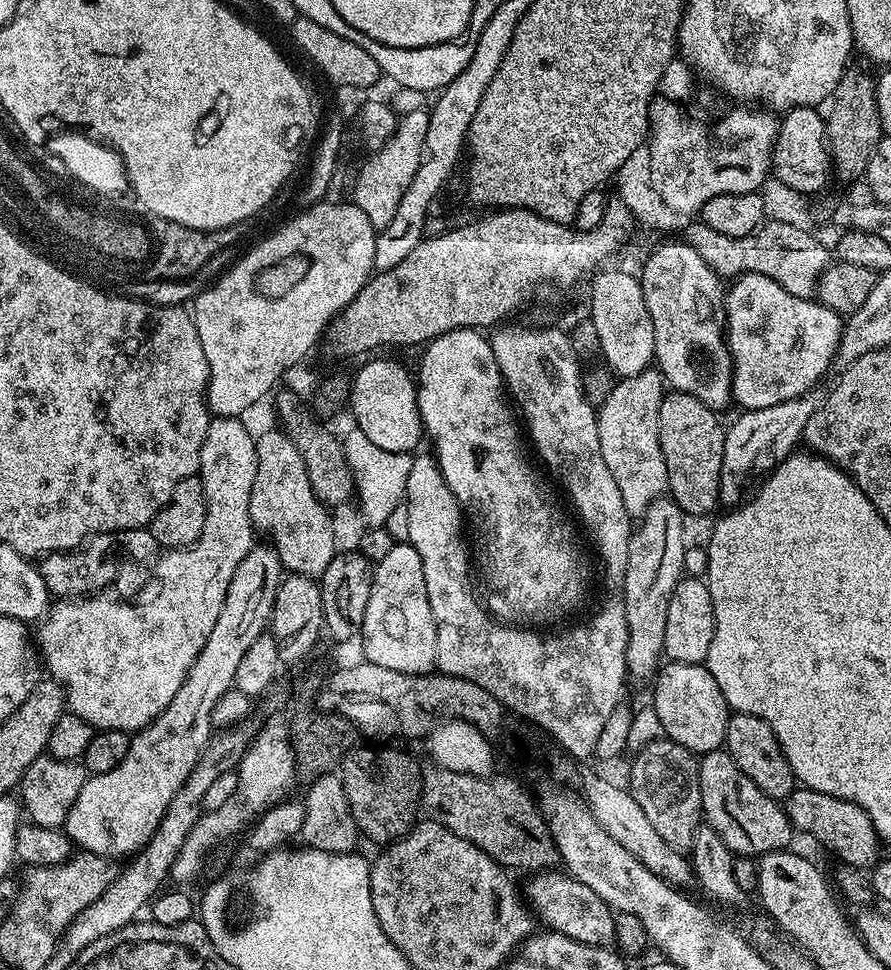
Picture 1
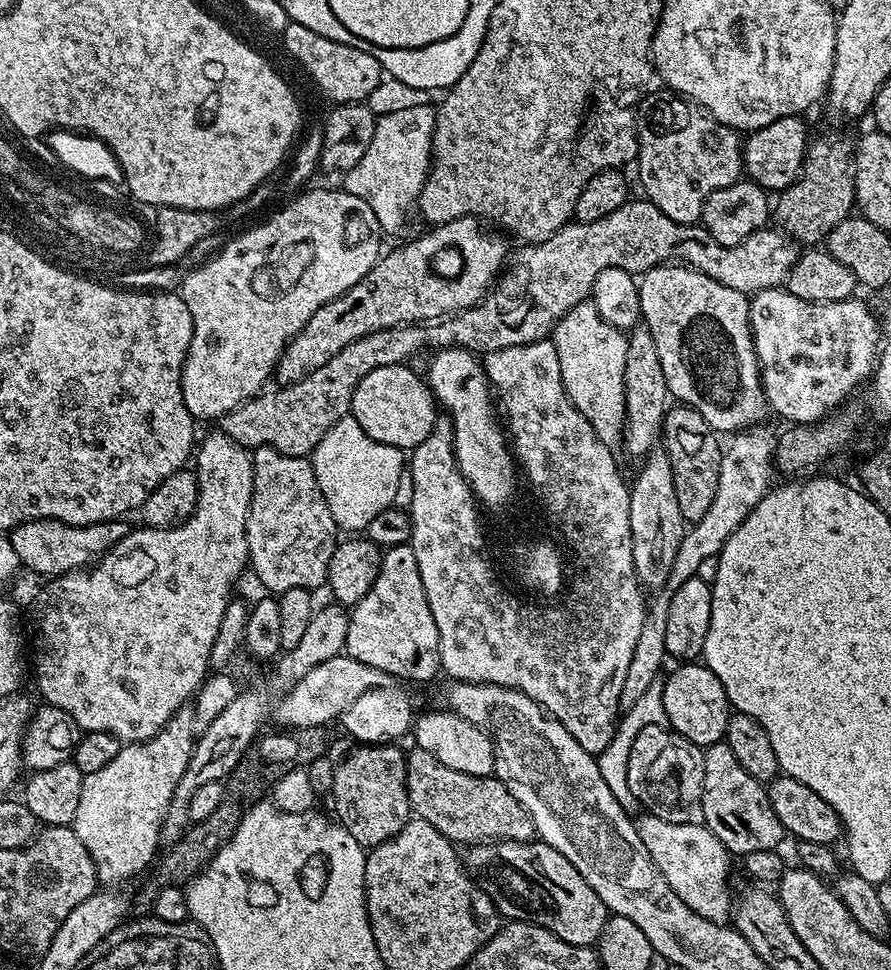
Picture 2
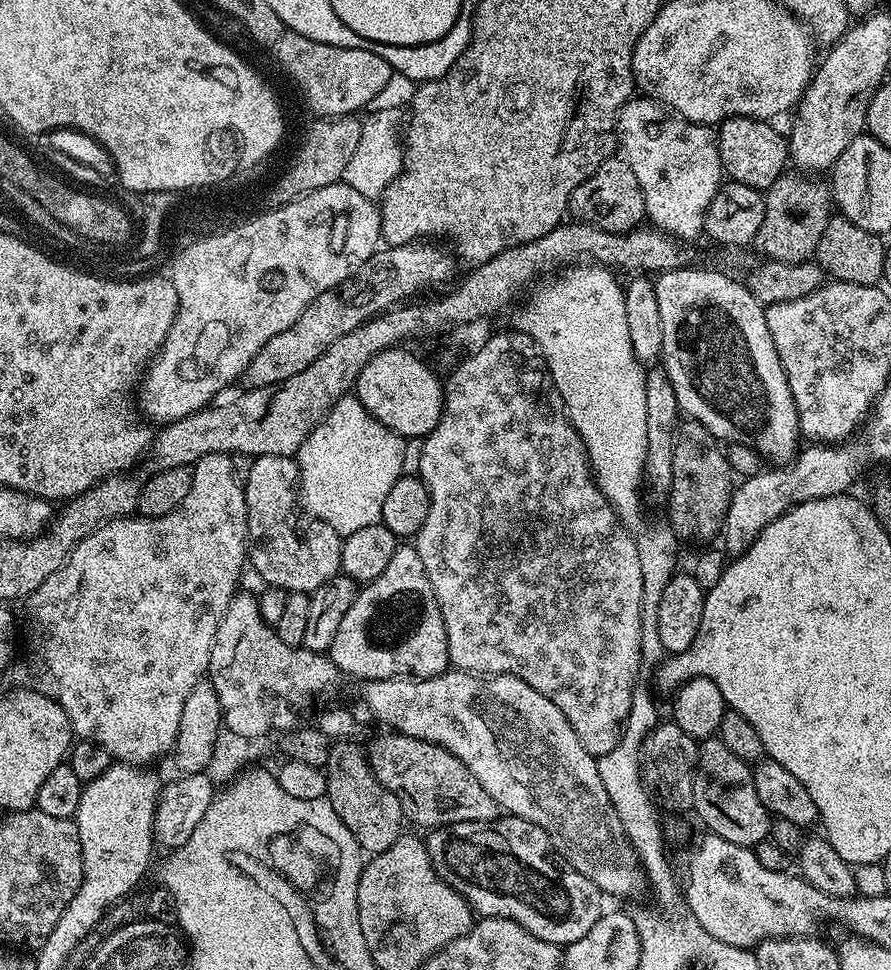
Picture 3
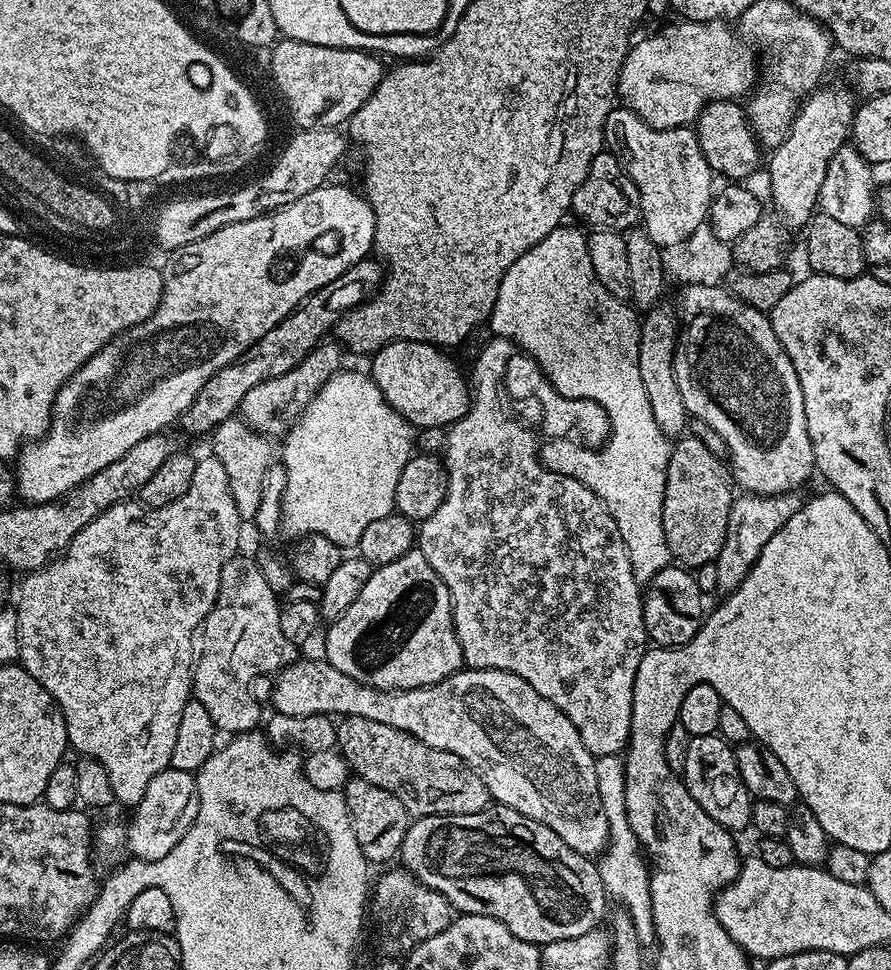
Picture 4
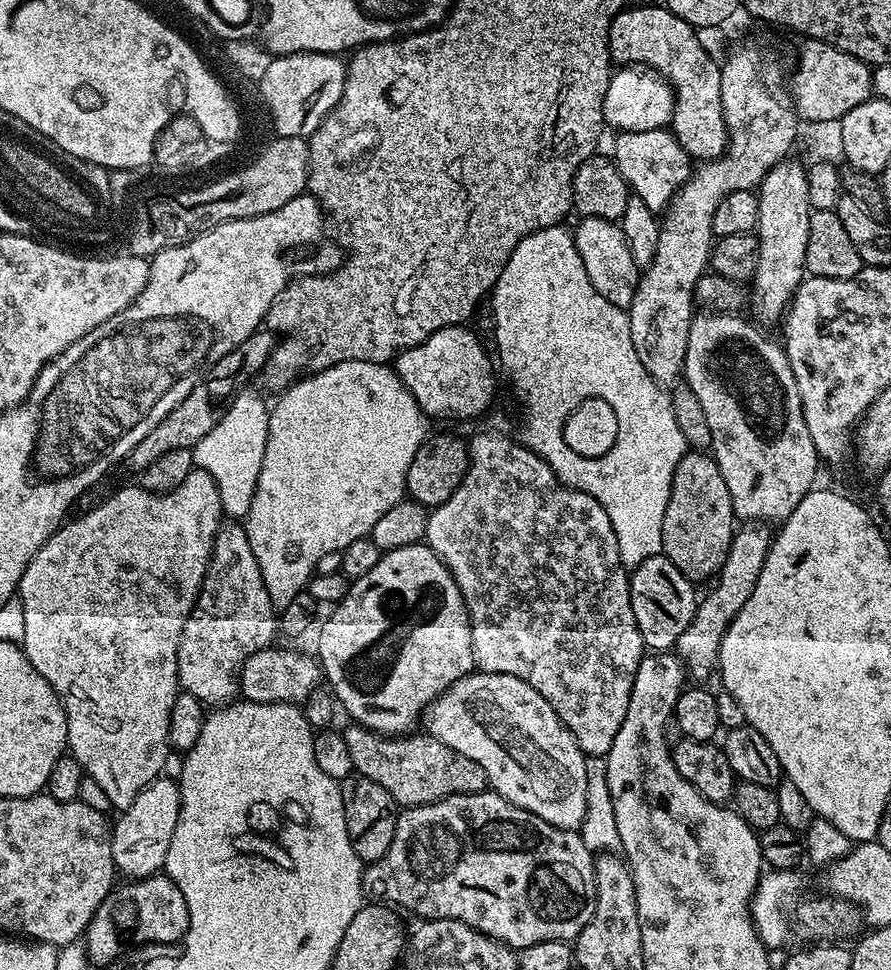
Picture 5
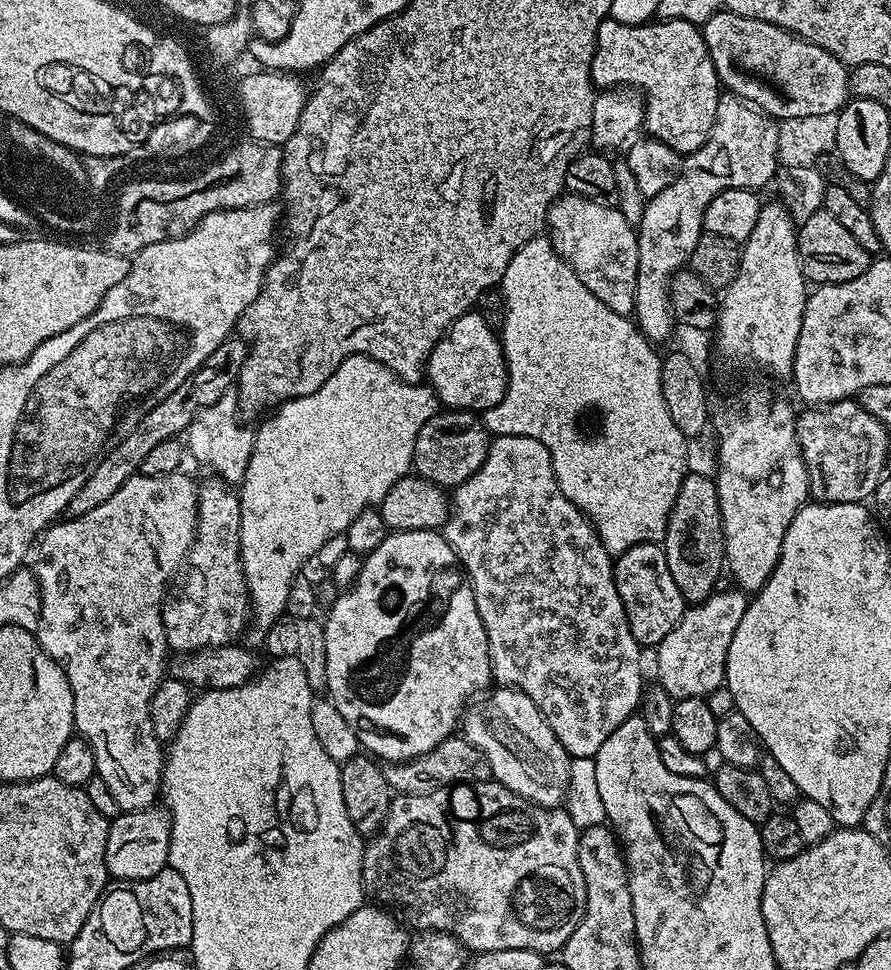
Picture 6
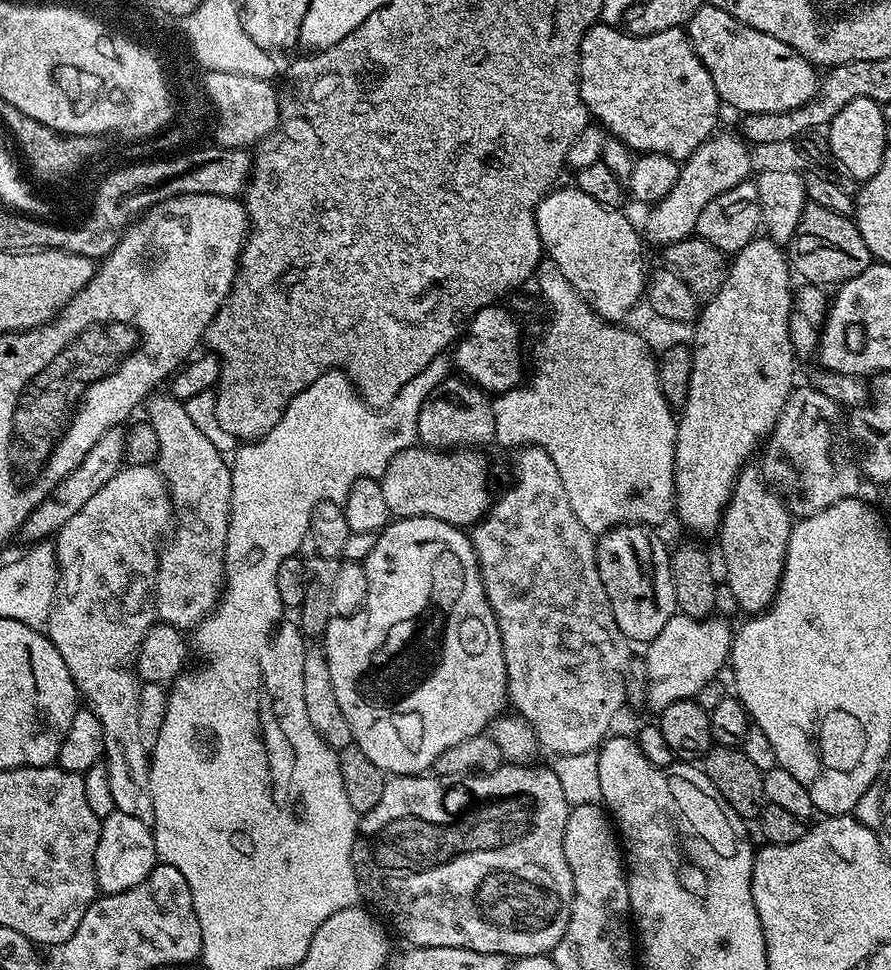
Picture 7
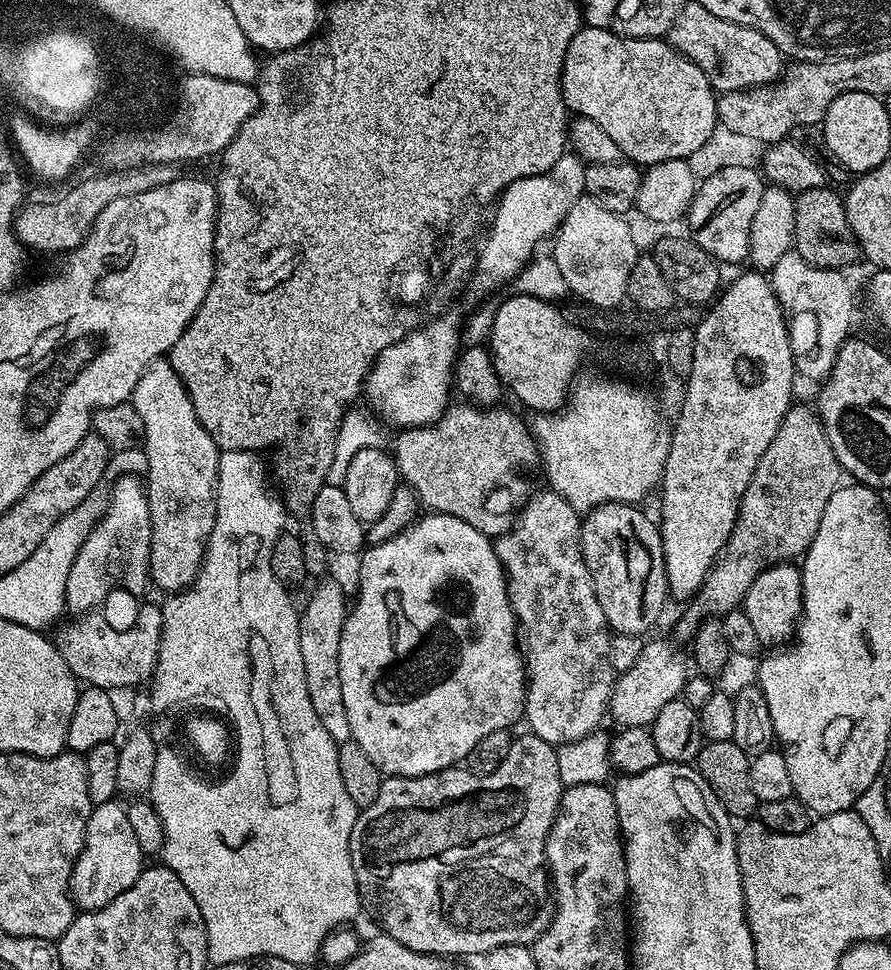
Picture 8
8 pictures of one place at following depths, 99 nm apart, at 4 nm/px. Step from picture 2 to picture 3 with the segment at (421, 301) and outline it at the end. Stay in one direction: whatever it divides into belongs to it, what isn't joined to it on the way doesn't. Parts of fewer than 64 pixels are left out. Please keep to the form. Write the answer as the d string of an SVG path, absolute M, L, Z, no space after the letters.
M413 242L411 244L394 244L381 247L348 279L343 280L329 292L318 294L306 306L306 310L282 334L274 334L266 346L246 366L242 377L245 389L265 388L278 382L286 382L286 378L294 378L294 374L302 374L318 354L322 354L330 346L330 342L338 342L342 334L350 334L359 324L372 320L381 312L387 312L405 302L411 301L423 288L436 288L444 284L452 276L453 257L443 252L436 242Z

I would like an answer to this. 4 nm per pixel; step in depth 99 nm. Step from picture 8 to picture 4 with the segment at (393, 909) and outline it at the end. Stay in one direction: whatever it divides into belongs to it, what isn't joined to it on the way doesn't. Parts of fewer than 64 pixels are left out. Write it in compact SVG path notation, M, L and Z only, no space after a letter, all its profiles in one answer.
M493 803L487 808L478 810L478 814L458 814L457 816L421 816L413 819L406 830L406 838L400 847L399 863L414 878L418 878L430 890L442 894L460 914L482 914L502 922L518 938L537 946L550 942L558 942L562 938L578 938L578 934L586 934L597 927L596 924L604 916L604 900L606 893L600 877L599 867L589 857L578 854L578 850L570 850L554 830L542 826L542 822L534 822L534 818L526 818L526 814L518 814L518 810L507 808L504 804Z

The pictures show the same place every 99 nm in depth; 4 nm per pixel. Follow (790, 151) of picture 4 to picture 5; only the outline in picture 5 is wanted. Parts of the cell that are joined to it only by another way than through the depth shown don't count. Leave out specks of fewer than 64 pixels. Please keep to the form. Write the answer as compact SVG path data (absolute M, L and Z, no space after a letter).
M795 158L783 160L771 168L758 185L758 195L758 222L754 233L758 241L756 272L750 281L750 308L752 304L751 315L761 325L769 326L783 317L797 286L806 278L806 242L810 238L810 218L814 211L808 197L808 168Z

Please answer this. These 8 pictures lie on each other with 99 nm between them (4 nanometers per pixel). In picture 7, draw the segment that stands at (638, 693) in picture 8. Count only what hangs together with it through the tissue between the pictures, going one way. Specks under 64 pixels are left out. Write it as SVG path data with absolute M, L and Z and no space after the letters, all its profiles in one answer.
M677 614L670 618L670 622L666 622L666 626L662 626L662 630L652 641L647 645L648 648L648 704L656 710L662 710L671 704L679 704L681 700L691 700L696 697L698 690L702 690L702 686L706 686L706 682L717 679L721 674L720 671L725 671L726 665L730 660L730 653L732 651L732 637L734 635L734 628L727 619L721 618L719 615L713 614L706 620L695 620L683 614Z

